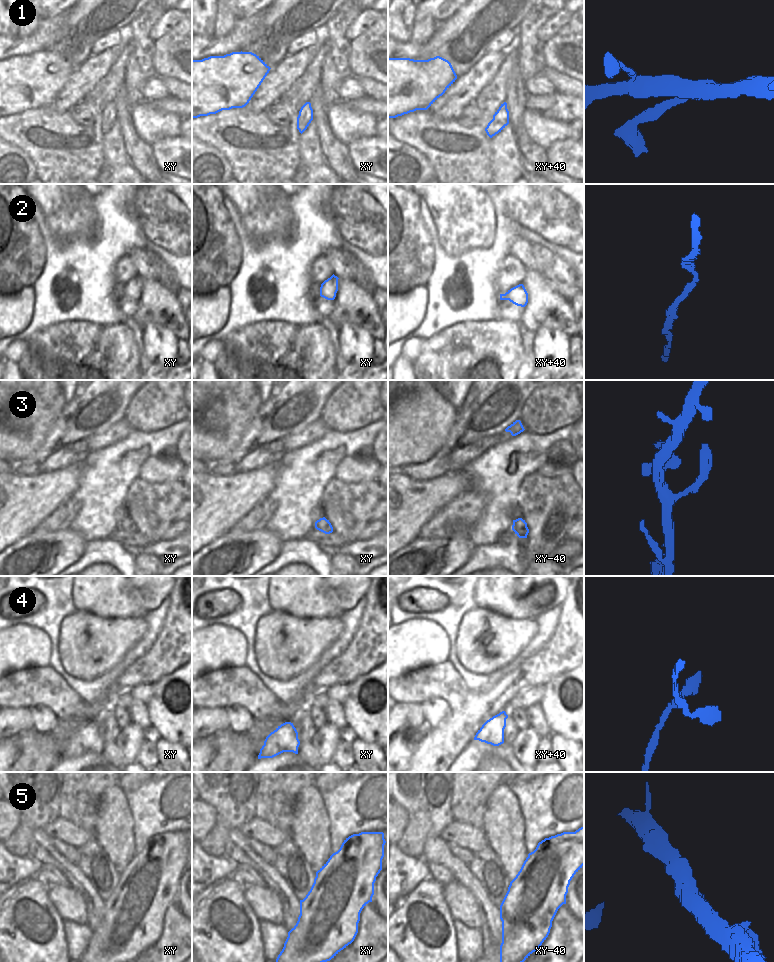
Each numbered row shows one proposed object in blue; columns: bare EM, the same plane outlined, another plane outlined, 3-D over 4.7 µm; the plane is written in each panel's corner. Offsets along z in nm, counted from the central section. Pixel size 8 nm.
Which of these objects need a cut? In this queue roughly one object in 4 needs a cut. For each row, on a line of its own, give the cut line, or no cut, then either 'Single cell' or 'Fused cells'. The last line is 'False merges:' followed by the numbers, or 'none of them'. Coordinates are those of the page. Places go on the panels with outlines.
1: No split. Single cell
2: No split. Single cell
3: No split. Single cell
4: No split. Single cell
5: No split. Single cell
False merges: none of them

